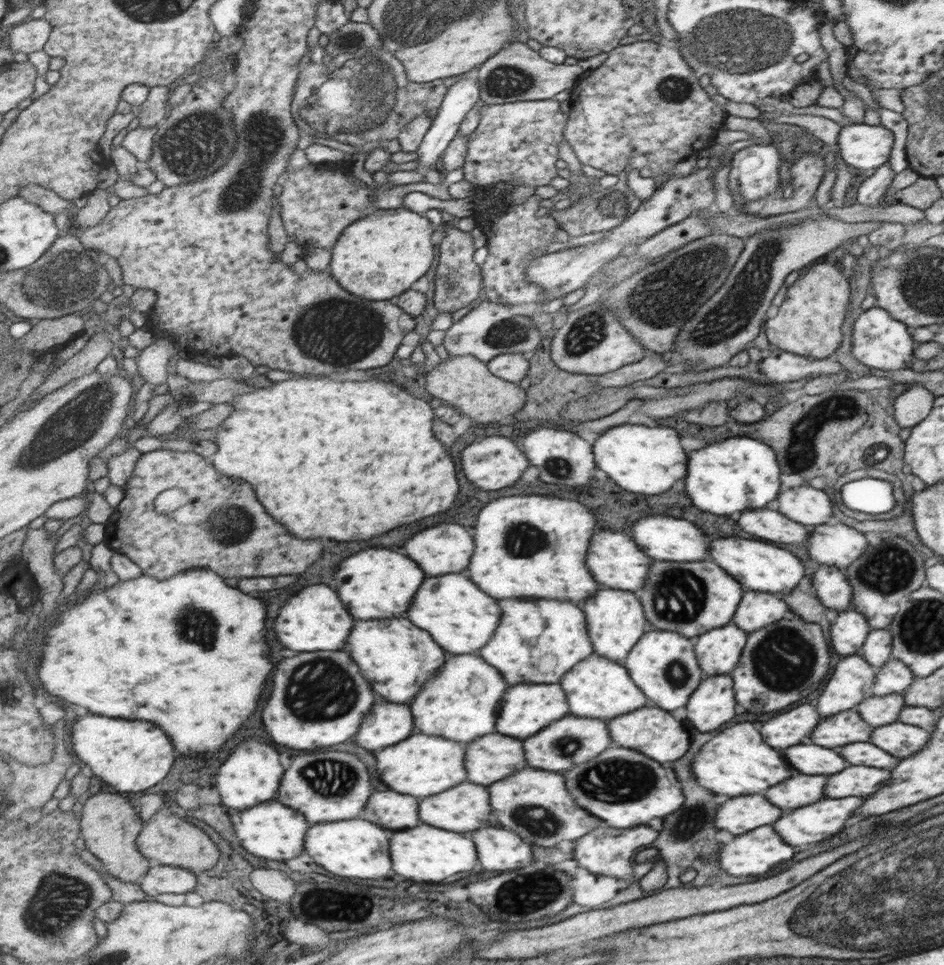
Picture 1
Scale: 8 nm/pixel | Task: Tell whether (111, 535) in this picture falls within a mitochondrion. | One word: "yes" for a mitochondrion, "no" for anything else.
no

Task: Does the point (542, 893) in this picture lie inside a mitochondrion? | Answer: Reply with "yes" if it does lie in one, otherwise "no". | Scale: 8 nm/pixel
yes

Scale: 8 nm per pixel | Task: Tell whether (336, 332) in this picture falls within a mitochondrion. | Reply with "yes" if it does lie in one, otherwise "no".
yes

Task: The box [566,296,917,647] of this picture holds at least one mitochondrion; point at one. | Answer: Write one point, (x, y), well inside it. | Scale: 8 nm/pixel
(801, 450)

